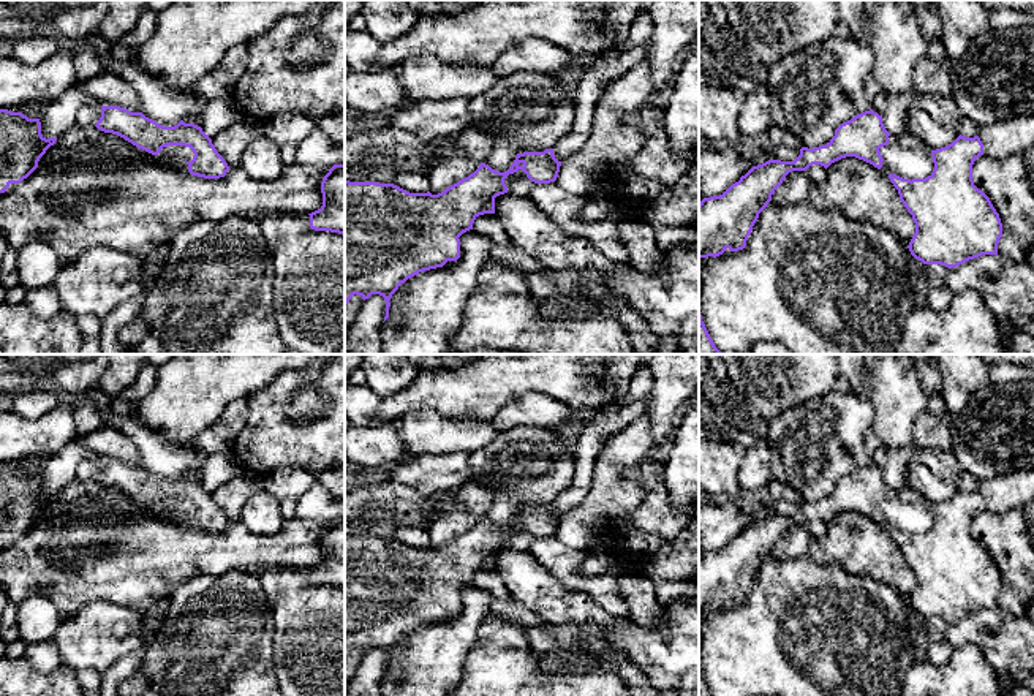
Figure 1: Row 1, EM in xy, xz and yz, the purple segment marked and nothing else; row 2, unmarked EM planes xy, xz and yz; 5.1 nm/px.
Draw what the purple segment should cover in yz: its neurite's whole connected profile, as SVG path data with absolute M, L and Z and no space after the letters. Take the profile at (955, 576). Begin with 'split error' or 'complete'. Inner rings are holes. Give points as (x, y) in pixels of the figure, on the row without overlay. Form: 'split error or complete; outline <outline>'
split error; outline M1029 468L979 481L977 490L960 489L952 498L931 505L934 524L925 533L909 535L889 528L900 555L915 577L915 587L908 600L911 609L923 618L941 618L949 623L982 609L998 611L1002 577L990 552L974 539L972 519L980 509L1004 513L1017 506L1025 508L1032 500L1034 468Z

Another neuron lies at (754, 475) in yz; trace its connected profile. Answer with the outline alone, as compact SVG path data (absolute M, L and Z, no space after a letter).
M767 441L746 449L745 462L738 471L740 490L765 495L772 479L772 463Z

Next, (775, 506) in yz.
M764 495L764 503L770 514L794 516L800 509L800 503L792 503L789 500L773 500Z

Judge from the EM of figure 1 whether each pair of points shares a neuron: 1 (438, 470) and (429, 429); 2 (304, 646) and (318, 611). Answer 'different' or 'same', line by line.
1: different
2: same

